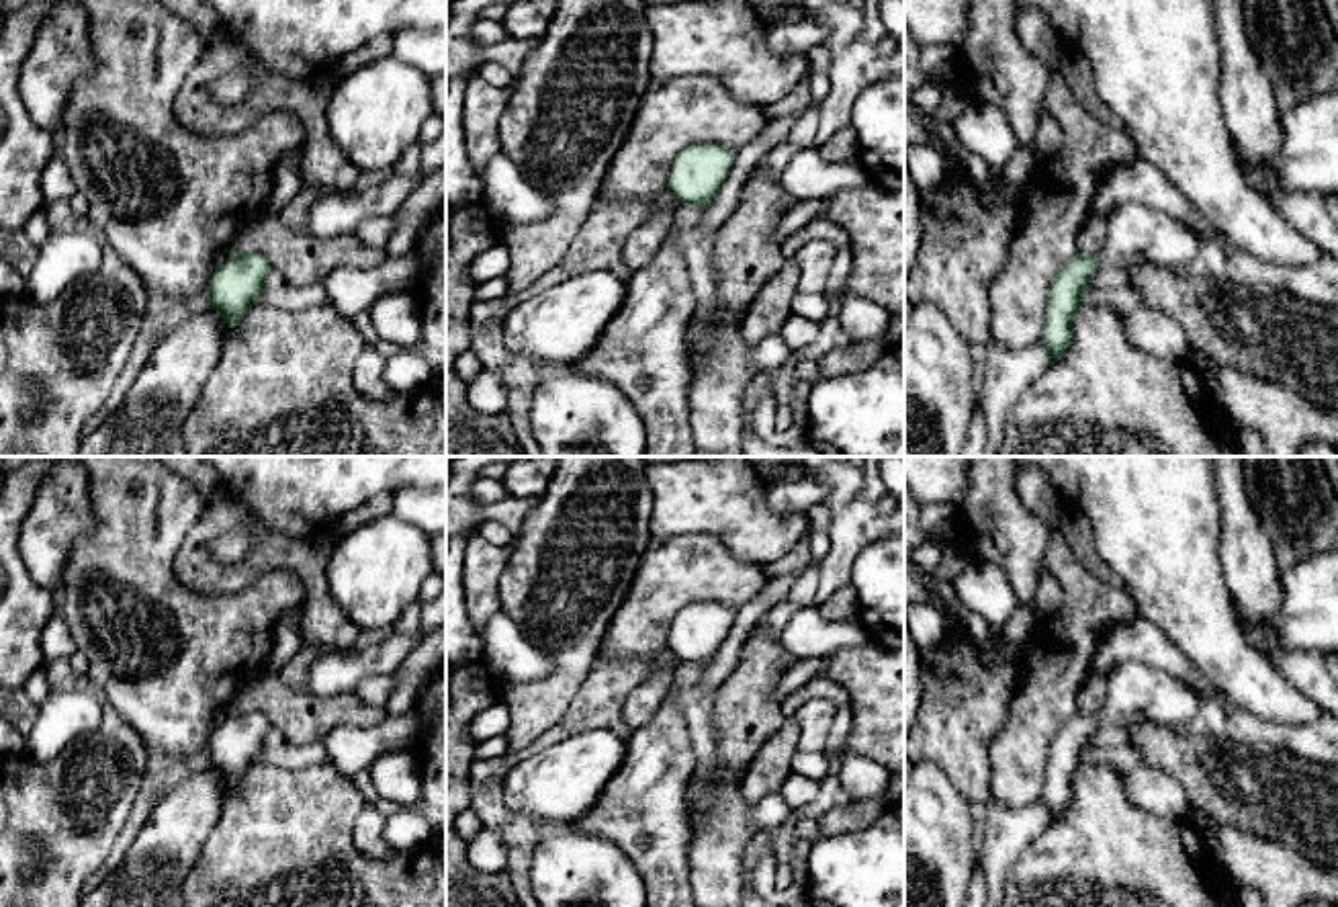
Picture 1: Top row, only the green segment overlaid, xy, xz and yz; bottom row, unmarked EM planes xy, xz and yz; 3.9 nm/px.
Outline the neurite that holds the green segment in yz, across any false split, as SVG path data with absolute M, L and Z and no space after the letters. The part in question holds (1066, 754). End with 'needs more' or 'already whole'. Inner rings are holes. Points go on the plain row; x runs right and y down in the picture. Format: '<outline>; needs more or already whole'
M1127 659L1107 674L1107 696L1099 717L1076 712L1052 739L1045 786L1041 790L1047 809L1047 825L1058 821L1072 801L1072 780L1092 747L1090 737L1101 727L1125 727L1133 723L1185 727L1203 706L1199 690L1185 680Z; needs more

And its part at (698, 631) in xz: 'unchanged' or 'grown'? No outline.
unchanged

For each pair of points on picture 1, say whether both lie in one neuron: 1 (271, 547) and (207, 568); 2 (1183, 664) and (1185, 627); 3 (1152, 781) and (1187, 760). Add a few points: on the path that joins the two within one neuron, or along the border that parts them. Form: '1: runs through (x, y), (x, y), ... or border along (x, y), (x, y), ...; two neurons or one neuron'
1: runs through (254, 564), (246, 572), (224, 572); one neuron
2: border along (1150, 621), (1218, 688); two neurons
3: border along (1144, 762), (1163, 768), (1183, 789), (1191, 807); two neurons

